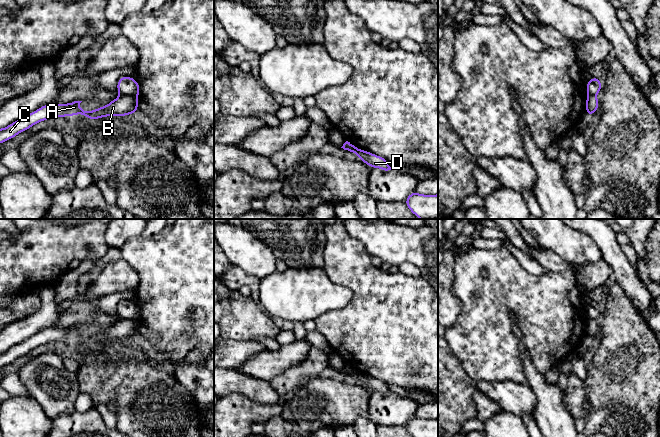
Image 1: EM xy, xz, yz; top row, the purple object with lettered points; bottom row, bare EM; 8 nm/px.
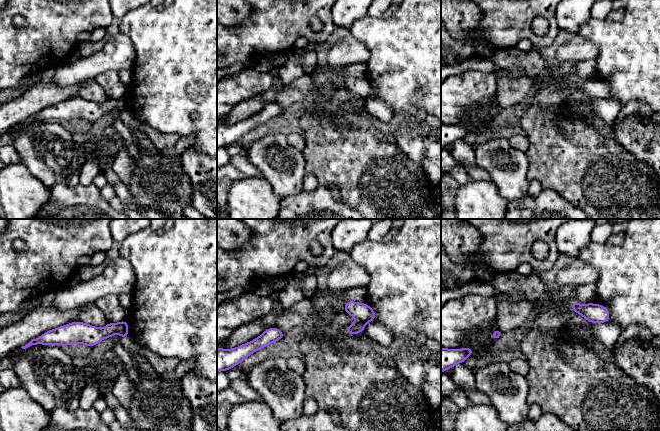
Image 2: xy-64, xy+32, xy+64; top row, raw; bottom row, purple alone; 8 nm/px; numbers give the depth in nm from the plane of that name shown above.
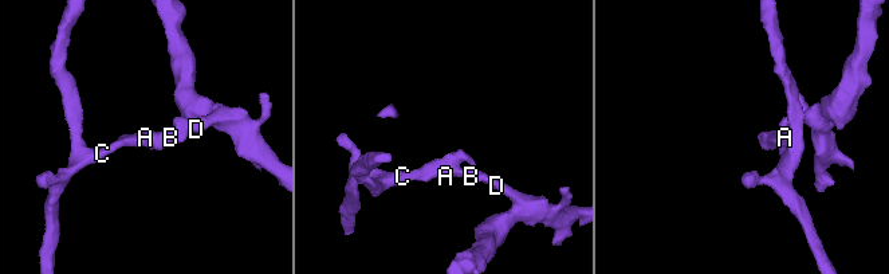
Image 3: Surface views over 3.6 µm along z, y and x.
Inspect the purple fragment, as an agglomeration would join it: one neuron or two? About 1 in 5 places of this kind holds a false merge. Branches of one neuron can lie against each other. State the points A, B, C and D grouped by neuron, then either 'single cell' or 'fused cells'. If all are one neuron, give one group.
groups A B C / D; fused cells

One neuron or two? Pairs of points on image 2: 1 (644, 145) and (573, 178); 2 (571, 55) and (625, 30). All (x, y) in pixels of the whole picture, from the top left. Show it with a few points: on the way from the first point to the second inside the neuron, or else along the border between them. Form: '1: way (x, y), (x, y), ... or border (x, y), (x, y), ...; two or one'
1: border (615, 137), (628, 151), (648, 165); two
2: border (577, 34), (589, 40), (596, 47), (595, 58); two

